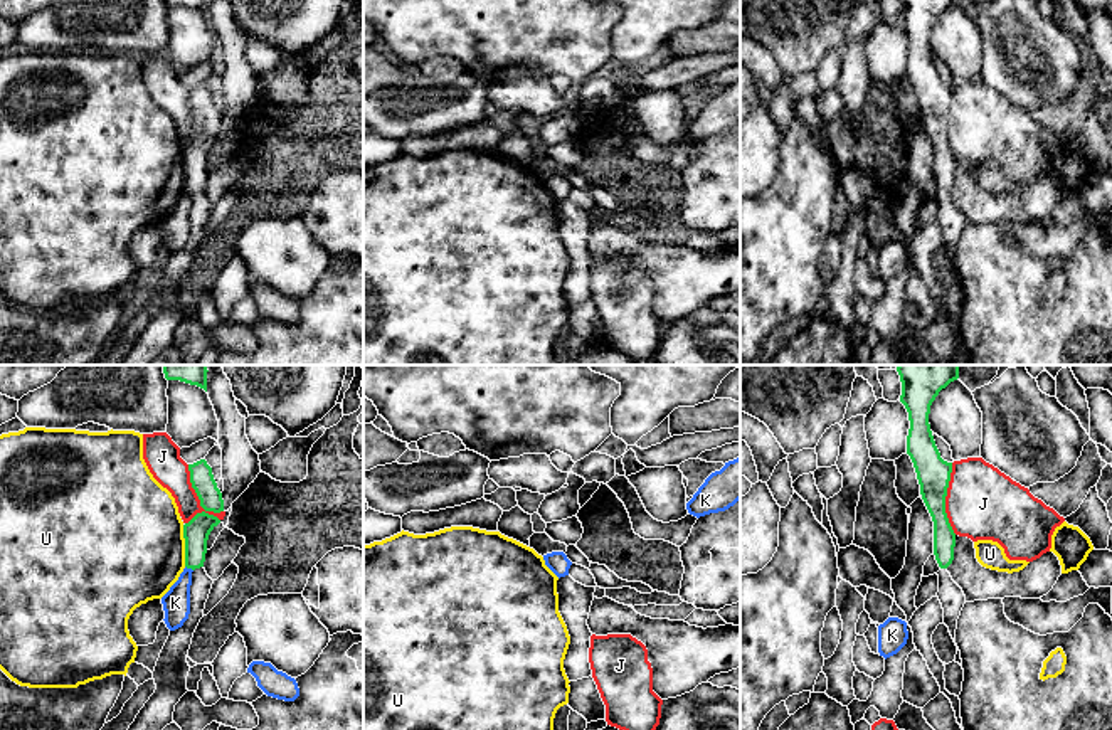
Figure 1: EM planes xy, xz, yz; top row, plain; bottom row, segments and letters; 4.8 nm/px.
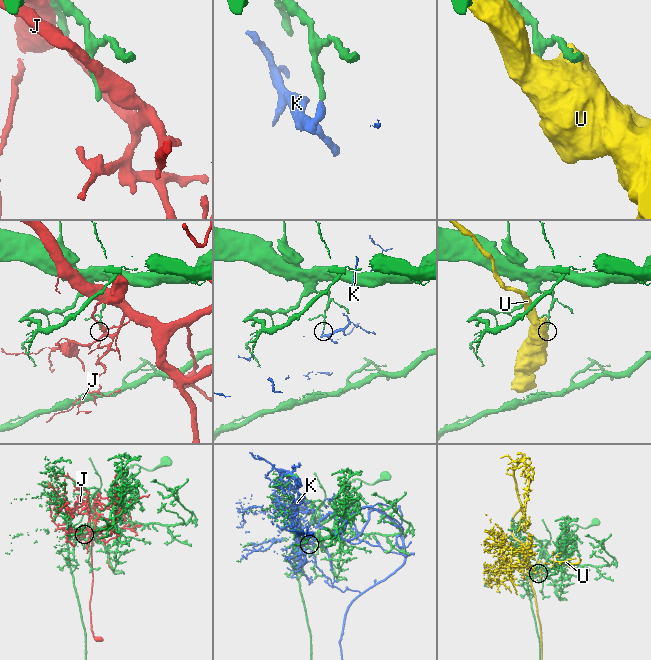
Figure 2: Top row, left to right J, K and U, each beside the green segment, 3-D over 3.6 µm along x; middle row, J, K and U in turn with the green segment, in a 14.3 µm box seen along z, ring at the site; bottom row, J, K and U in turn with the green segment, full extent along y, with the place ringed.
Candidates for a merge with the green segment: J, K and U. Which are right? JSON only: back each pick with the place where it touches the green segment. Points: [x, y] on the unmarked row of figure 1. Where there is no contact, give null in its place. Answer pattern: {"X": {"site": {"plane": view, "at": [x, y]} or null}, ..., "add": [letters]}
{"add": []}

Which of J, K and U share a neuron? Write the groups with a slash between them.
J / K / U

